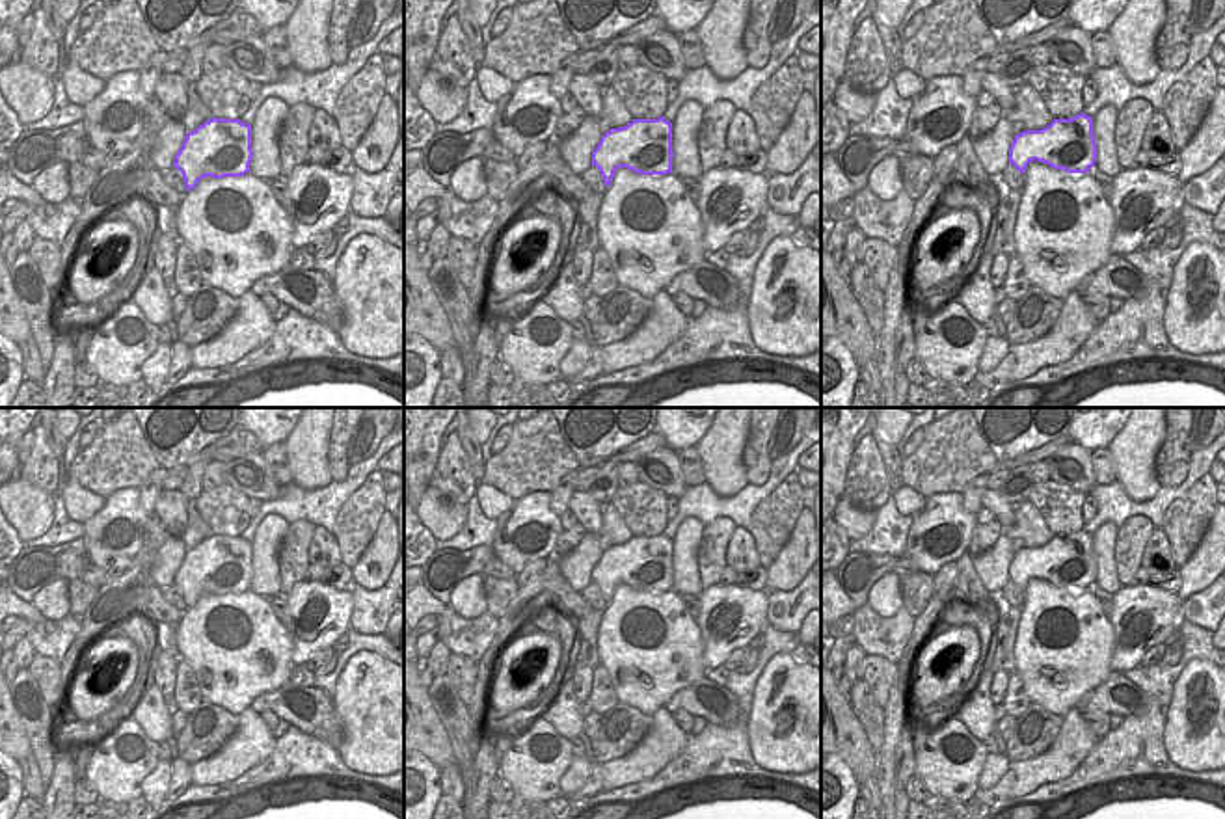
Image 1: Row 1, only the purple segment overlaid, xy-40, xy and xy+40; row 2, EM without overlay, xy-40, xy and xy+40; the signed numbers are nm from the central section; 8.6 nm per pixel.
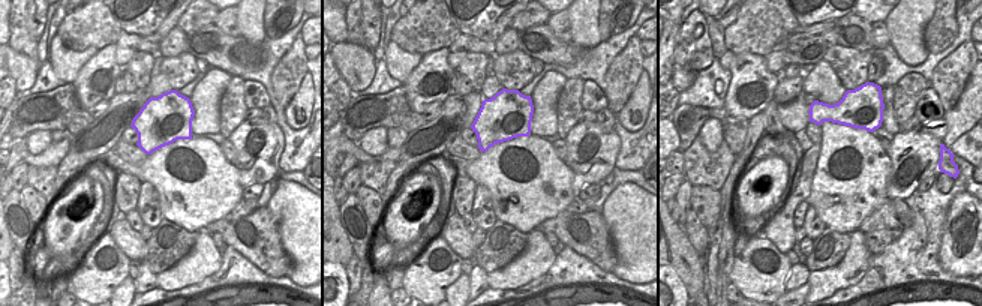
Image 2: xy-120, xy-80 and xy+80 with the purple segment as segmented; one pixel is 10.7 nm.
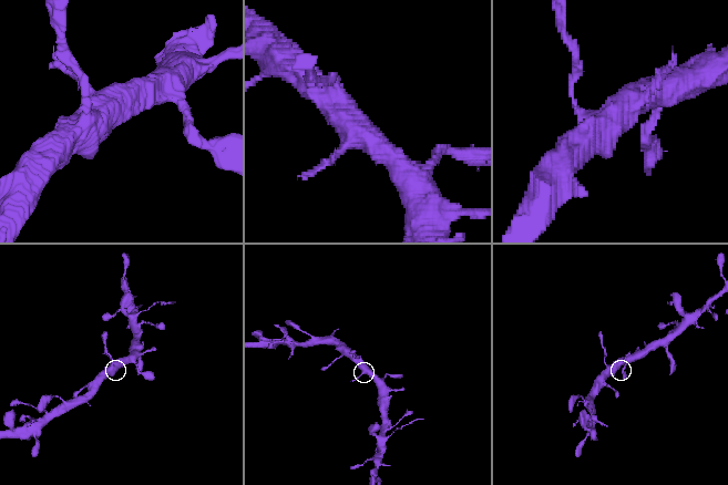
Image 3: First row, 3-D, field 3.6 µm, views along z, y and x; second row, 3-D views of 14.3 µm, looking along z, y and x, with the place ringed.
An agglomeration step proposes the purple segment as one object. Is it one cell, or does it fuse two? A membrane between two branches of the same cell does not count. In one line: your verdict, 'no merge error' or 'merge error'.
no merge error

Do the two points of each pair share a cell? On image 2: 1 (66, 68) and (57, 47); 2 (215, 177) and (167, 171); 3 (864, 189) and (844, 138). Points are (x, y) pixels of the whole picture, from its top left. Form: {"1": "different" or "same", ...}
{"1": "same", "2": "same", "3": "same"}

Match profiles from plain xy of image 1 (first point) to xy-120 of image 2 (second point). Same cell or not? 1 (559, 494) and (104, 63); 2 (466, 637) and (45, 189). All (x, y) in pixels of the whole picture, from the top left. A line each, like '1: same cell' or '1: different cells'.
1: different cells
2: same cell

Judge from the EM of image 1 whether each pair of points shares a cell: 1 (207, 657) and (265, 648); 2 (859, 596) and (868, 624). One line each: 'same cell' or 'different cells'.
1: same cell
2: different cells

